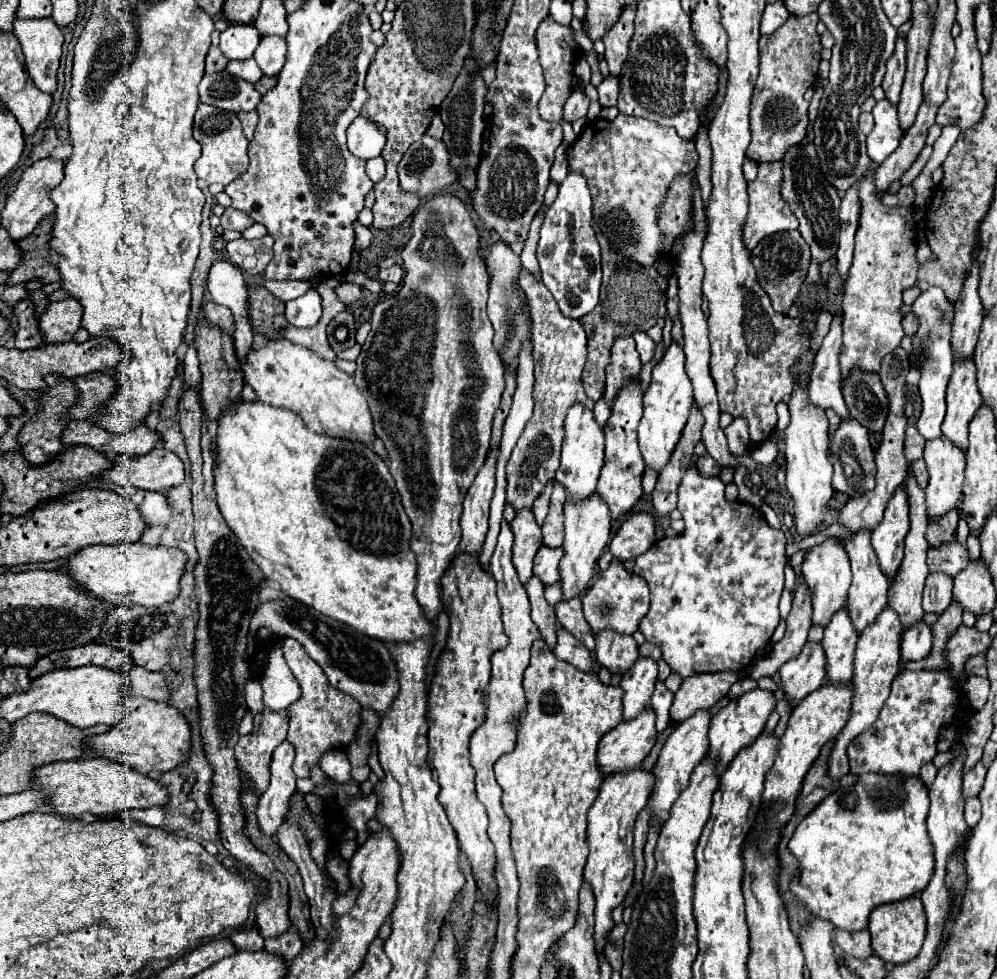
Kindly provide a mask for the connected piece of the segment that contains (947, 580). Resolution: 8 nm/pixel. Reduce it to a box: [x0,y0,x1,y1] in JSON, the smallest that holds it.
[923,573,953,615]

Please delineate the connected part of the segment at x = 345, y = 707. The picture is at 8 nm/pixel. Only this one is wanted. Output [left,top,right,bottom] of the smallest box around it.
[281,639,361,779]

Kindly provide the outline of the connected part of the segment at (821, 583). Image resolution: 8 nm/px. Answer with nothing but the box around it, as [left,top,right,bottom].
[801,537,851,627]

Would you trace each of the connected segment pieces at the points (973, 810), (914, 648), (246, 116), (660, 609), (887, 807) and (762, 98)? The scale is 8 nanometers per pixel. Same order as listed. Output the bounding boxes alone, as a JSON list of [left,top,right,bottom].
[[965,797,981,827],[901,621,931,665],[239,111,257,141],[633,465,787,679],[789,775,935,931],[747,13,823,163]]

